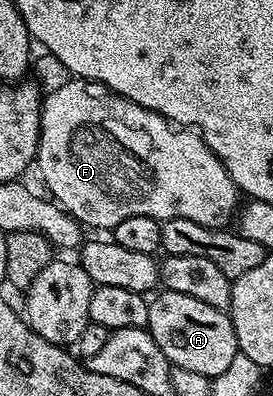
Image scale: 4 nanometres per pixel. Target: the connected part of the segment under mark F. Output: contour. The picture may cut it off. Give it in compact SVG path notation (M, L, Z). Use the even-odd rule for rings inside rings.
M74 79L43 98L36 161L51 200L89 230L110 231L122 219L130 219L130 215L150 215L161 223L181 217L202 223L202 227L223 229L233 224L242 201L234 179L230 179L218 155L210 151L195 129L175 125L161 113L142 107L97 81Z

